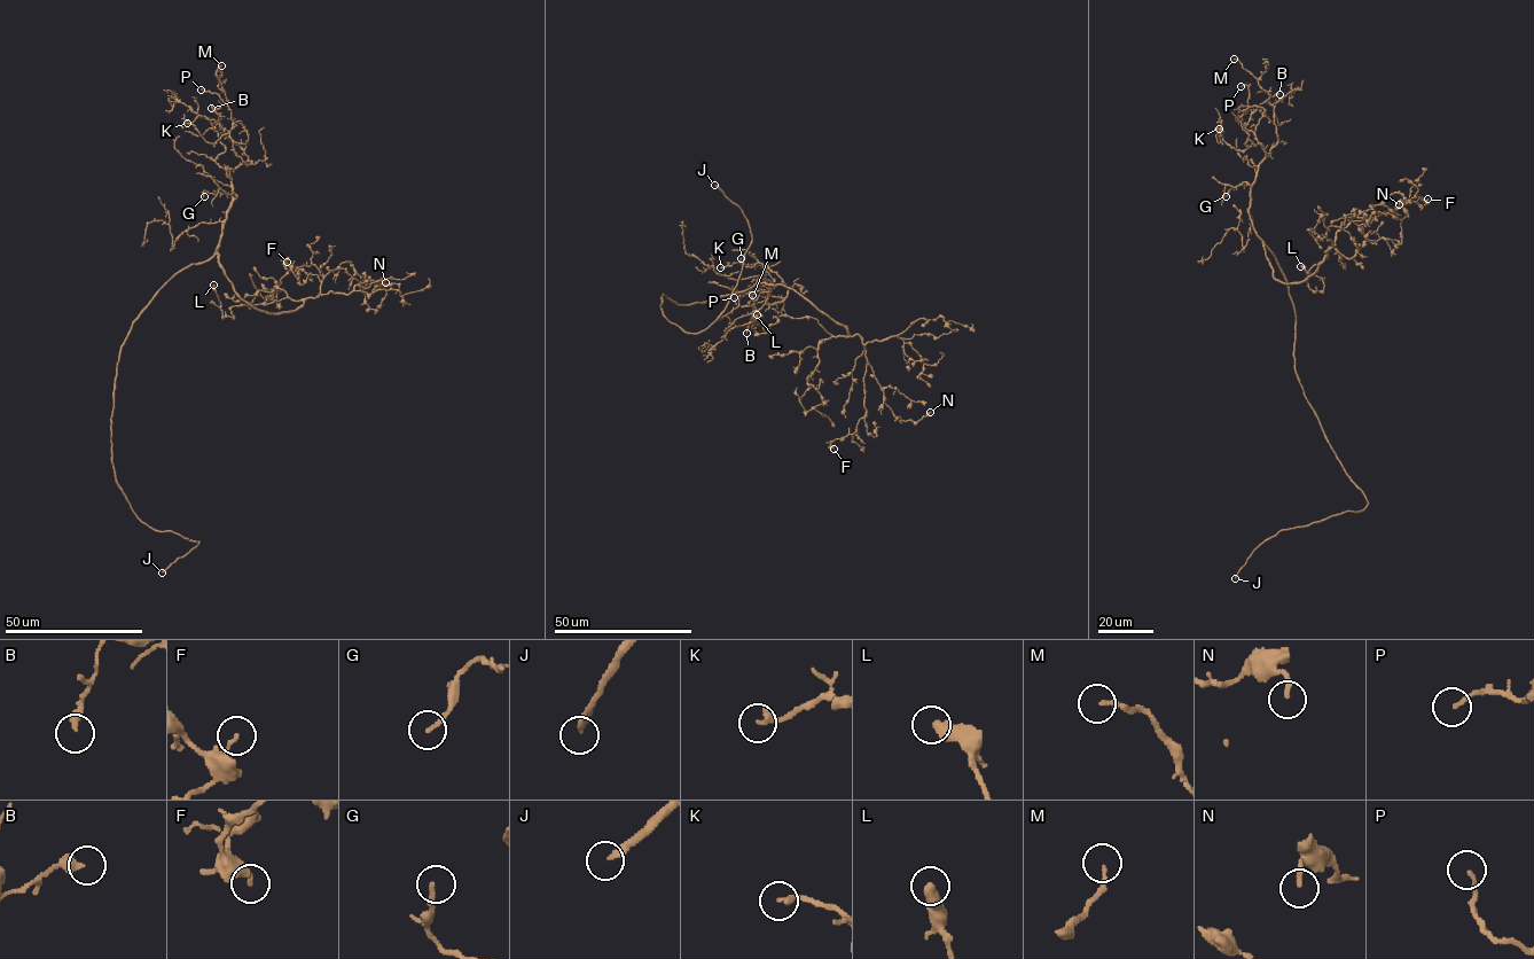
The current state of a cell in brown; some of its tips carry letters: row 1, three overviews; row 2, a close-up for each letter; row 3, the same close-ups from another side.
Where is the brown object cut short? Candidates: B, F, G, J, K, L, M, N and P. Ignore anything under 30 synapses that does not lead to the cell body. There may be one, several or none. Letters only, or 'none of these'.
J

